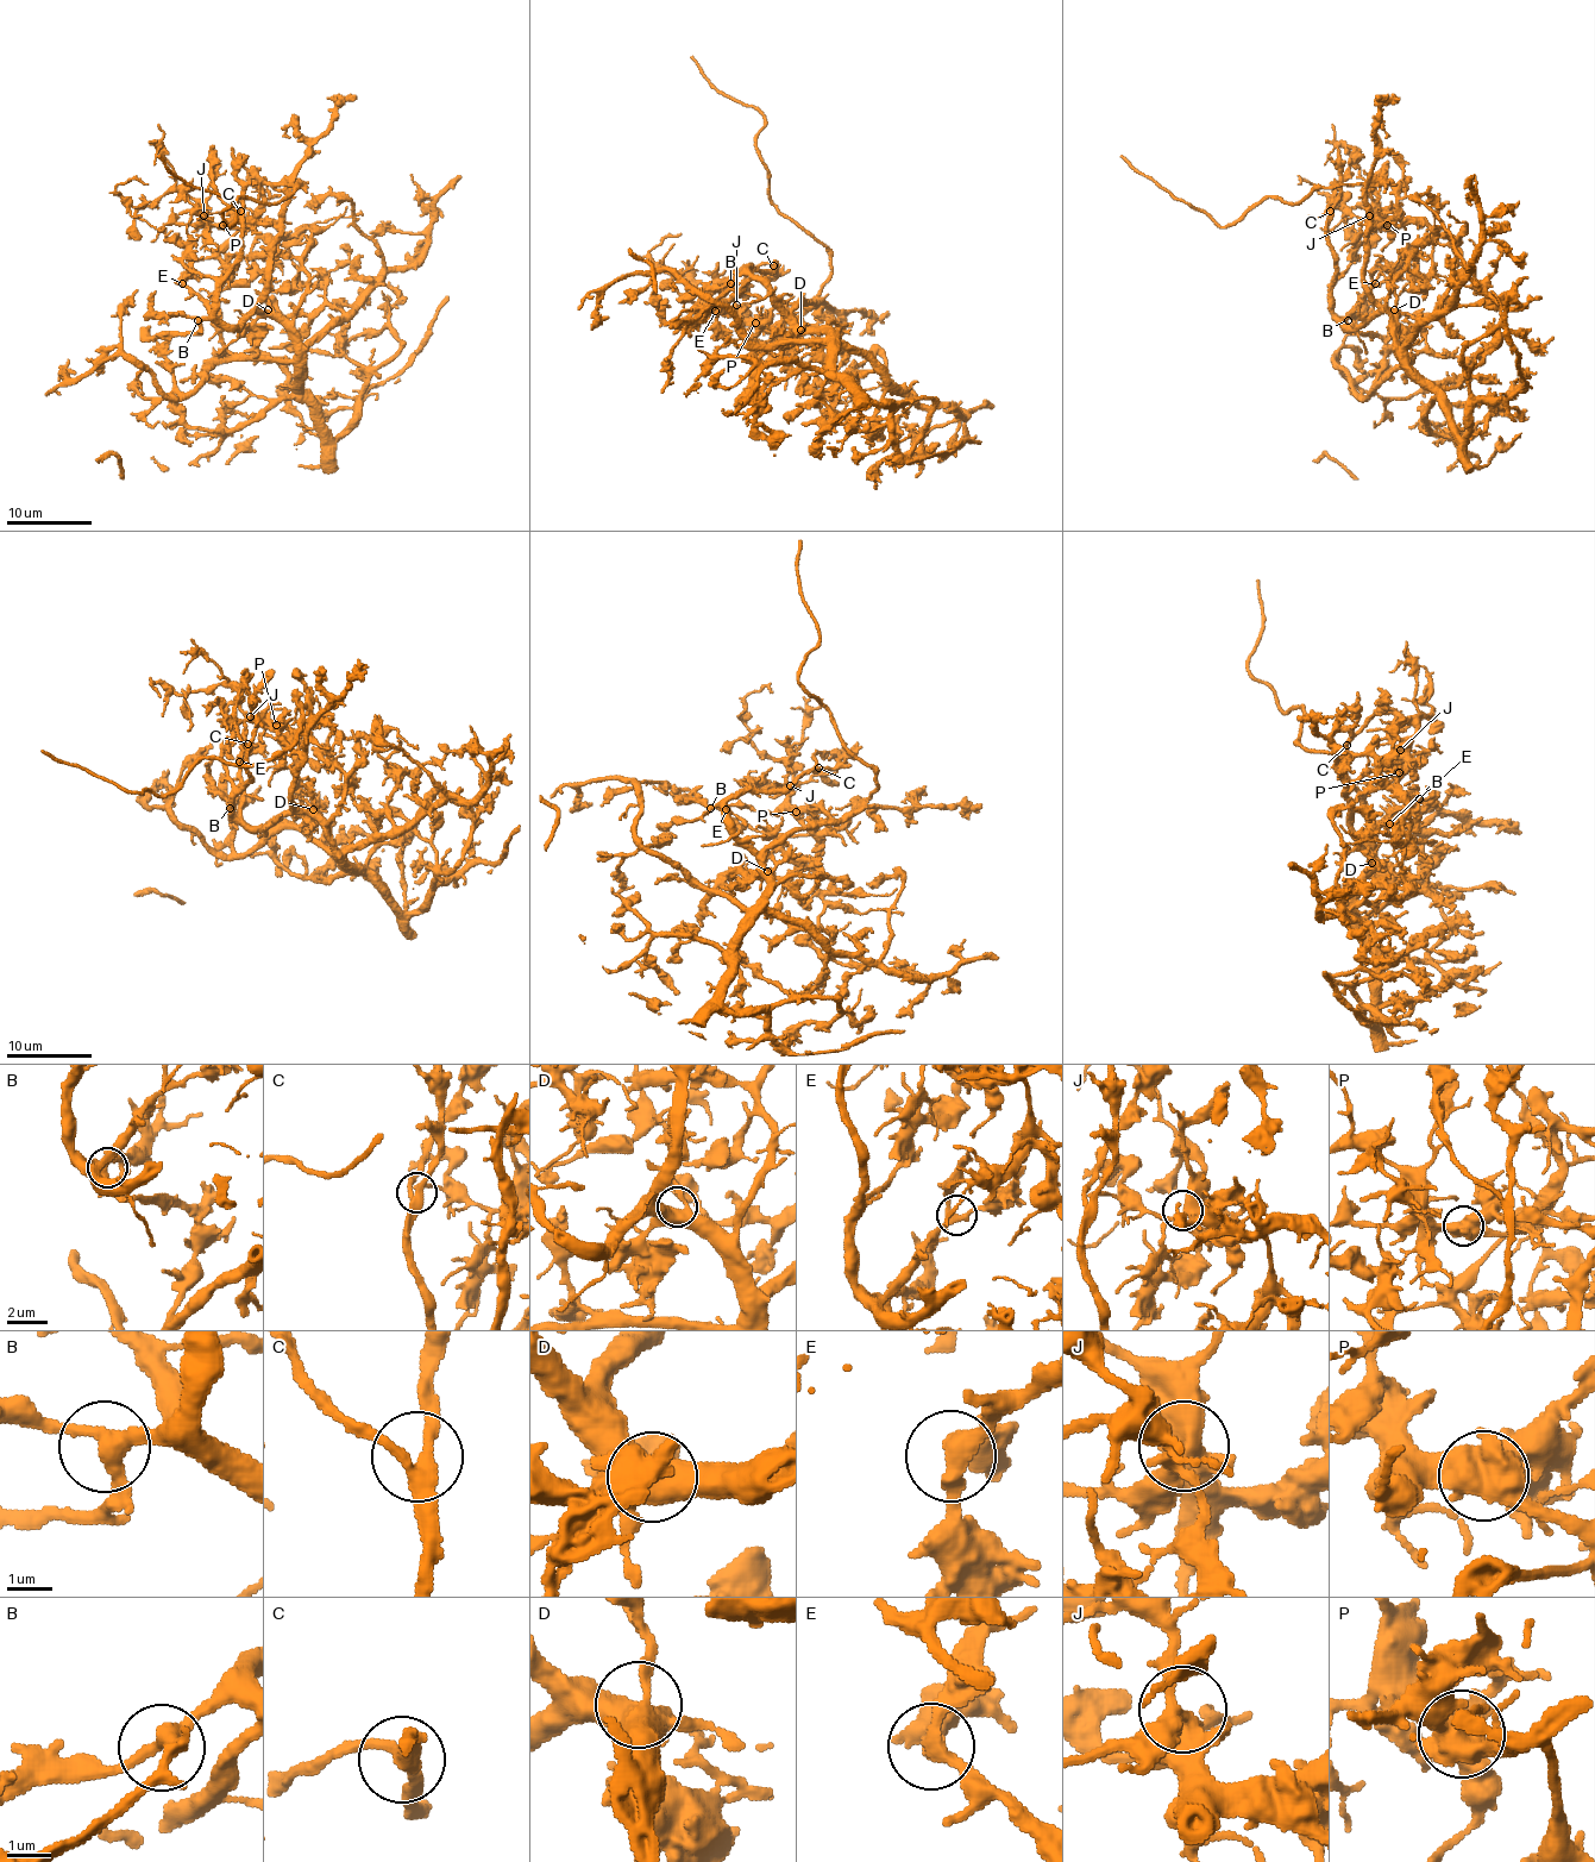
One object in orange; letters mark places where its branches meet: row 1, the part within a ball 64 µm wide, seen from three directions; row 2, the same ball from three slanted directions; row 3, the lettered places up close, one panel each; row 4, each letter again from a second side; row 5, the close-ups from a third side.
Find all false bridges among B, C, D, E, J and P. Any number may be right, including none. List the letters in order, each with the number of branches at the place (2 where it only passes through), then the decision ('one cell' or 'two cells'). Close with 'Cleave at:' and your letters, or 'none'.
B: 3 branches meet; one cell
C: 3 branches meet; one cell
D: 6 branches meet; one cell
E: 3 branches meet; one cell
J: 4 branches meet; one cell
P: 3 branches meet; two cells
Cleave at: P

